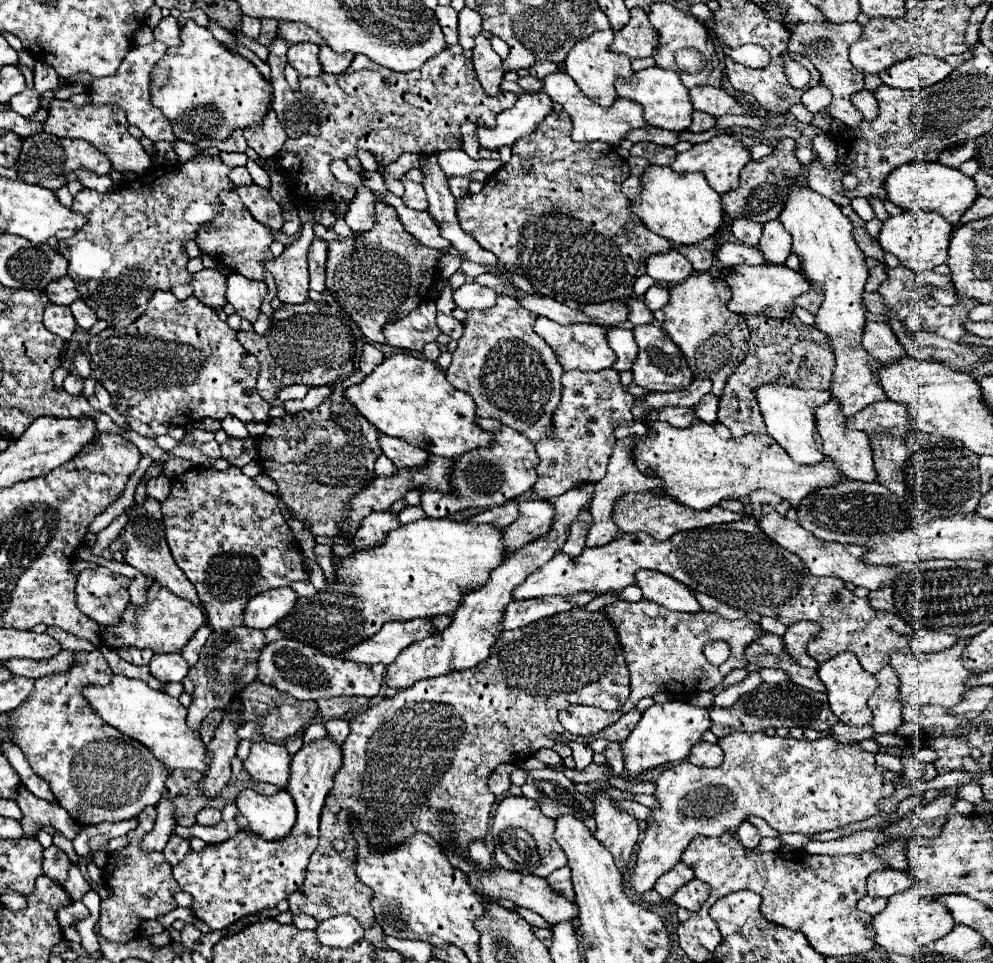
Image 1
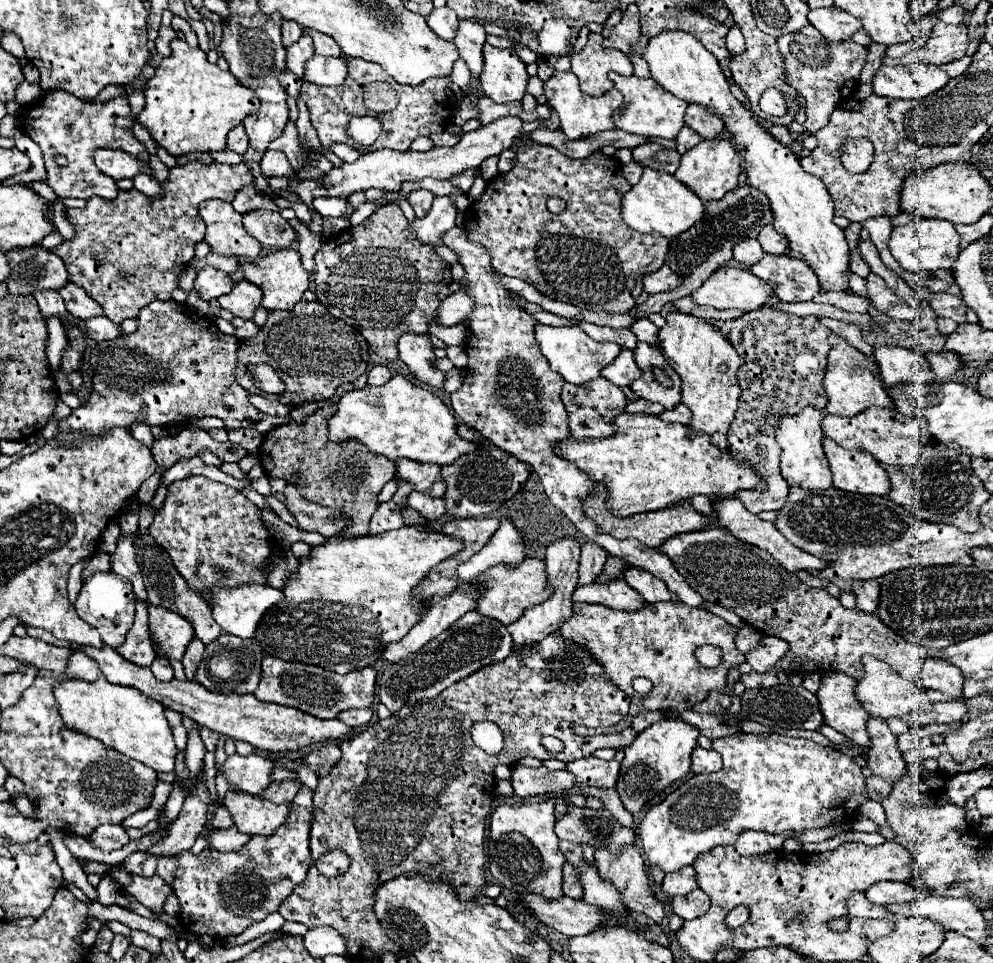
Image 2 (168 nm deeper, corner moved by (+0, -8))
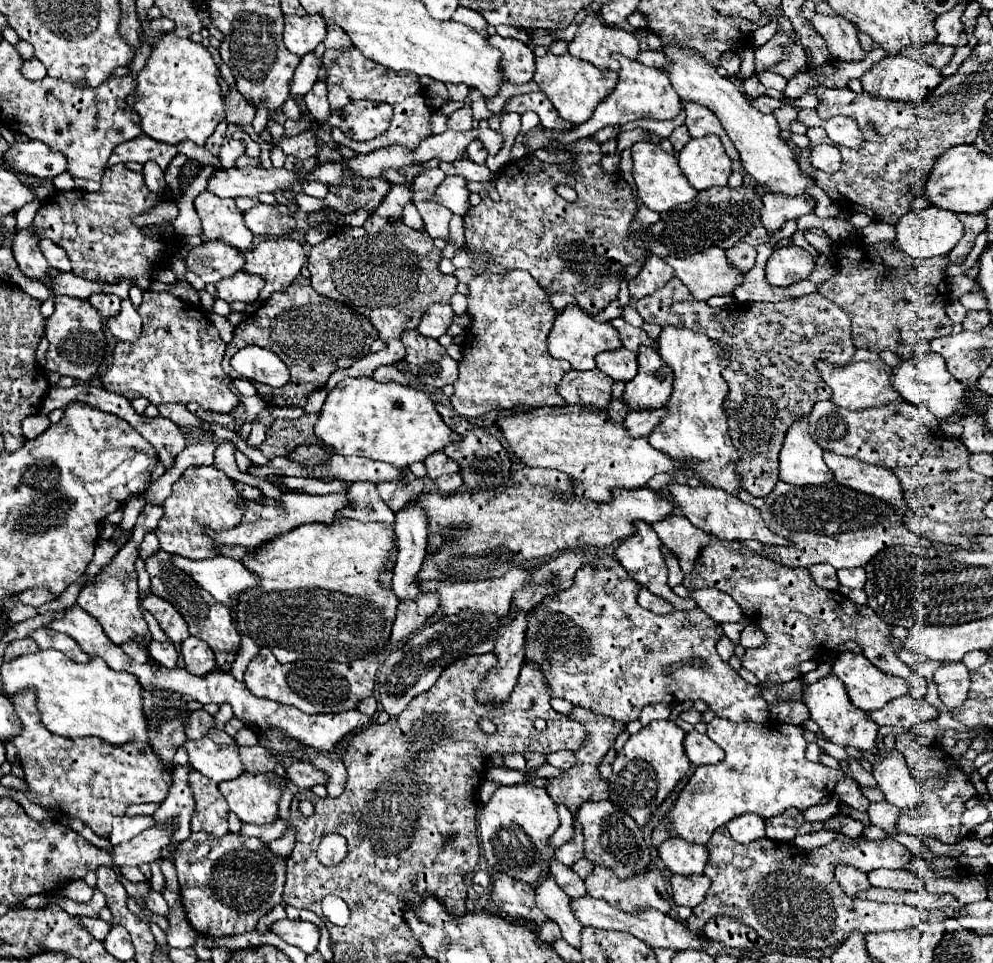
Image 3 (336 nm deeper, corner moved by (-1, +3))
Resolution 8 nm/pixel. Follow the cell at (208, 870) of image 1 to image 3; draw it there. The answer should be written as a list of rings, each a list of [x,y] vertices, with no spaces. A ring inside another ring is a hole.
[[[192,833],[178,845],[174,867],[188,921],[206,937],[254,931],[258,919],[282,903],[286,859],[274,855],[256,837],[228,833],[218,839],[206,833]]]

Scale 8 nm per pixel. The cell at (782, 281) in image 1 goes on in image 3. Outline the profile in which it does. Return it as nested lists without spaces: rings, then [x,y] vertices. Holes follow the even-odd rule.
[[[710,247],[690,257],[664,257],[696,301],[708,301],[712,295],[732,293],[744,279],[726,259],[720,247]]]

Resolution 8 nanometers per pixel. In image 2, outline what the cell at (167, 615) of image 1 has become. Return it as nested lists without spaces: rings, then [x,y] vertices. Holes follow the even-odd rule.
[[[157,606],[149,608],[149,632],[169,660],[181,660],[193,640],[193,626],[183,616]]]

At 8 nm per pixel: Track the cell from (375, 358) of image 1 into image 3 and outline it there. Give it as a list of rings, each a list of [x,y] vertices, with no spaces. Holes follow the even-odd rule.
[[[384,365],[384,367],[378,367],[372,375],[374,381],[380,381],[380,383],[388,383],[388,381],[394,381],[394,383],[400,383],[400,385],[408,385],[408,379],[394,367],[394,365]]]

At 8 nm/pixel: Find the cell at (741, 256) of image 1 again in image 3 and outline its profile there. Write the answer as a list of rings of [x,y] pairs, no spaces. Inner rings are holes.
[[[796,245],[776,249],[766,263],[766,279],[770,285],[788,287],[806,279],[814,269],[812,255]]]

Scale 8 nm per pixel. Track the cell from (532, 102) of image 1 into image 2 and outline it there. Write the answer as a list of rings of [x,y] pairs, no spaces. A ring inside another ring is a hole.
[[[503,116],[501,120],[493,120],[487,126],[461,134],[461,140],[453,148],[431,148],[429,152],[395,152],[395,150],[367,152],[361,154],[353,164],[343,164],[341,168],[333,168],[331,172],[325,174],[325,178],[319,184],[313,180],[303,180],[299,186],[291,188],[291,192],[295,192],[307,206],[311,206],[311,200],[319,196],[347,198],[357,190],[369,190],[369,188],[399,190],[401,182],[421,180],[427,176],[437,180],[447,180],[453,174],[459,174],[469,168],[477,168],[485,158],[499,156],[503,150],[511,148],[513,140],[521,136],[521,128],[523,128],[523,120],[517,120],[517,116]]]

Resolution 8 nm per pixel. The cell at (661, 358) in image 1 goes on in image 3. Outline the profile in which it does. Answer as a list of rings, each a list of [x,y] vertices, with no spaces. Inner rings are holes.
[[[640,347],[638,375],[626,383],[622,399],[630,411],[664,407],[670,399],[672,381],[672,369],[660,361],[660,355],[652,347]]]

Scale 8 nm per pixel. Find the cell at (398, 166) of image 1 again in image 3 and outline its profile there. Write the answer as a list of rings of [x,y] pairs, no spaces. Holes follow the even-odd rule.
[[[440,109],[434,111],[432,121],[430,121],[432,131],[434,131],[434,133],[442,133],[442,131],[446,131],[446,121],[448,121],[448,115],[446,115],[446,113],[442,113]]]

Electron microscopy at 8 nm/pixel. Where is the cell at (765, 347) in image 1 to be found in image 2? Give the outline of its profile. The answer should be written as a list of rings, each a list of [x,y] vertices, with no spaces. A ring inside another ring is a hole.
[[[771,306],[747,312],[727,322],[715,320],[715,324],[733,342],[737,352],[743,352],[745,356],[745,364],[737,372],[741,398],[735,420],[727,432],[729,450],[739,458],[745,458],[767,482],[765,488],[737,492],[737,498],[753,514],[763,510],[779,512],[787,504],[789,484],[785,484],[779,472],[781,448],[775,442],[773,428],[783,414],[797,414],[805,406],[815,406],[821,410],[827,406],[821,380],[825,378],[827,356],[831,350],[831,344],[827,342],[831,330],[821,326],[815,316],[799,318]]]

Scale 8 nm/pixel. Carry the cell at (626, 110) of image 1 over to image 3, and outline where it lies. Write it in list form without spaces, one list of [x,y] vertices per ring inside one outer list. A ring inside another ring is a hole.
[[[548,51],[544,57],[536,57],[534,81],[538,83],[540,91],[552,101],[564,121],[580,125],[592,117],[594,107],[614,89],[614,85],[618,83],[618,73],[600,71],[592,63],[576,59],[570,53],[554,55]]]

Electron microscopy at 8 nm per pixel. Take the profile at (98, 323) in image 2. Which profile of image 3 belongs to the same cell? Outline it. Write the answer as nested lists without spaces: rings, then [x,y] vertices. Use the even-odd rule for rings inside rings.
[[[122,299],[122,311],[106,321],[108,331],[120,341],[136,341],[142,331],[142,321],[130,299]]]

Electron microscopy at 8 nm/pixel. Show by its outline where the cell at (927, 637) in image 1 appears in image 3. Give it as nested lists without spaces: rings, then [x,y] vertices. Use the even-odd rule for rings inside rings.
[[[946,663],[934,671],[934,683],[938,685],[938,693],[942,703],[948,709],[956,709],[966,701],[970,677],[964,663]]]

